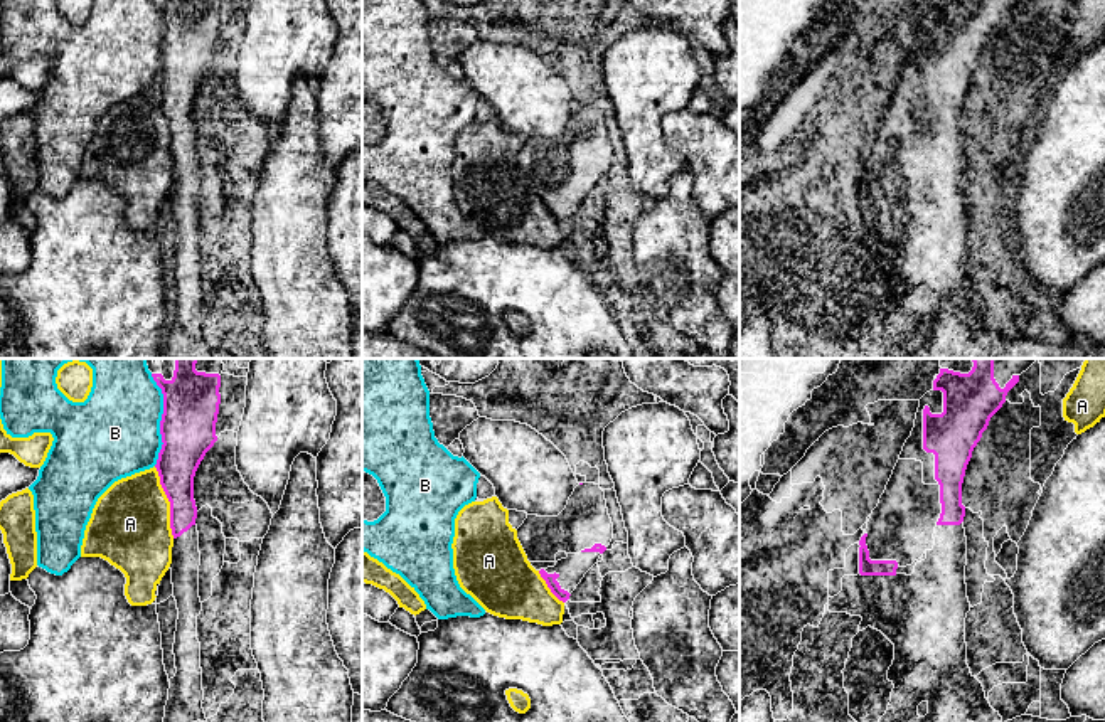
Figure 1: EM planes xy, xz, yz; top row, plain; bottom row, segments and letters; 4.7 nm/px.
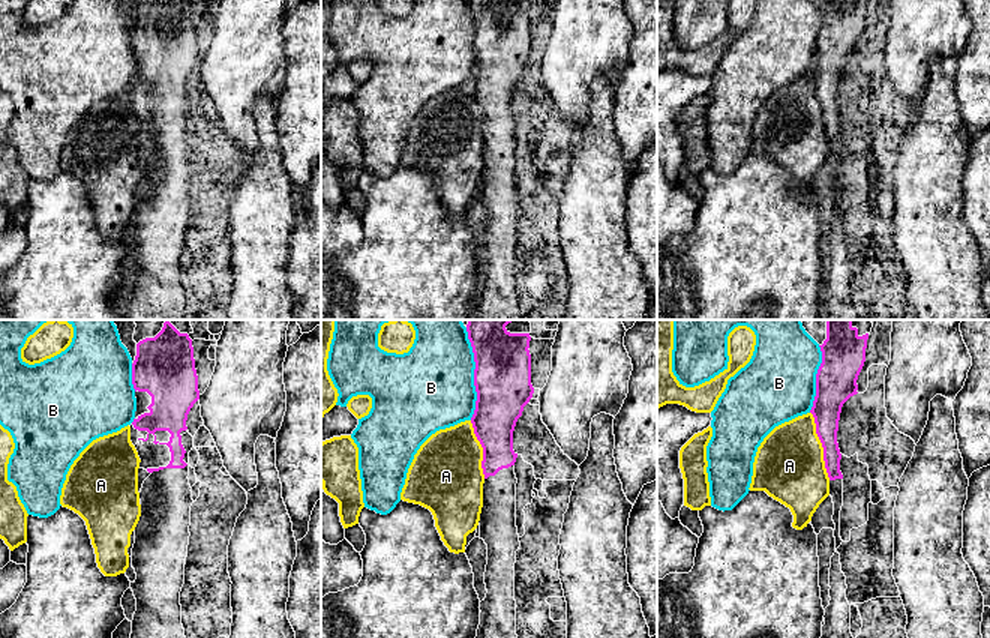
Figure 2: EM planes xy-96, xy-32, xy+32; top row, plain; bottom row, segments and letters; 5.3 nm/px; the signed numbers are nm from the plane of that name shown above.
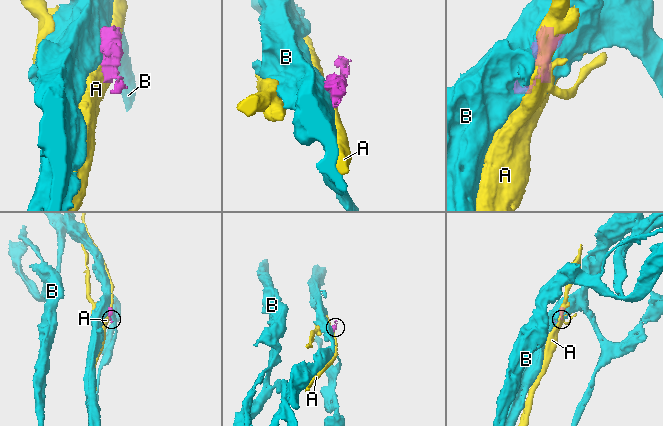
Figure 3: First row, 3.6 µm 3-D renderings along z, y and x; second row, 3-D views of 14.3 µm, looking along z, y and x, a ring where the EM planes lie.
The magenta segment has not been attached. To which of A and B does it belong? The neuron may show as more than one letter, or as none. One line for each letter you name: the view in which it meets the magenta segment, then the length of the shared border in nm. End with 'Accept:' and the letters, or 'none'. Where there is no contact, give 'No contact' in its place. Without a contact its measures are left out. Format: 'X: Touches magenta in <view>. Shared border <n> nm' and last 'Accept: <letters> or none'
Accept: none

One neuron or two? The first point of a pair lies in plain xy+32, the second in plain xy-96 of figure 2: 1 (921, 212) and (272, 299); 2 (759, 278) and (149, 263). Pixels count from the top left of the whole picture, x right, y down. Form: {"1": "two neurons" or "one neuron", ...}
{"1": "one neuron", "2": "two neurons"}

